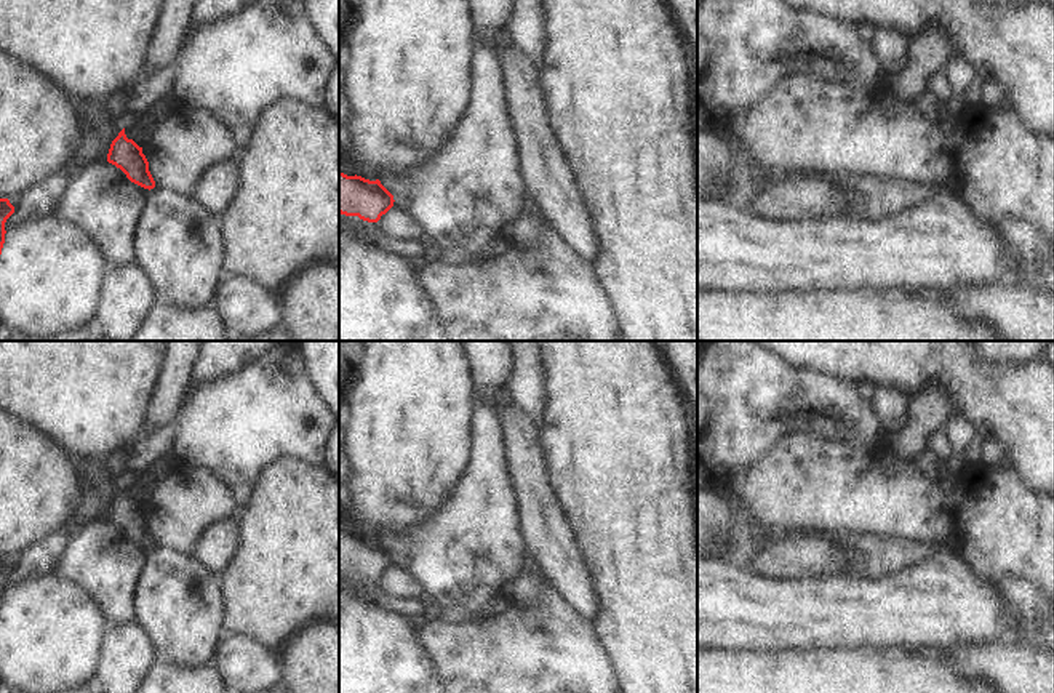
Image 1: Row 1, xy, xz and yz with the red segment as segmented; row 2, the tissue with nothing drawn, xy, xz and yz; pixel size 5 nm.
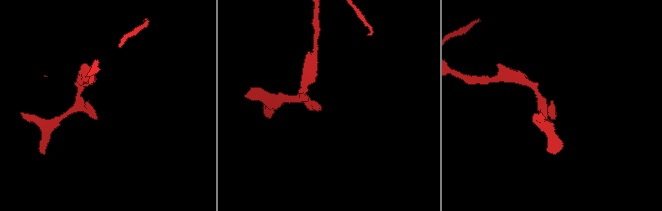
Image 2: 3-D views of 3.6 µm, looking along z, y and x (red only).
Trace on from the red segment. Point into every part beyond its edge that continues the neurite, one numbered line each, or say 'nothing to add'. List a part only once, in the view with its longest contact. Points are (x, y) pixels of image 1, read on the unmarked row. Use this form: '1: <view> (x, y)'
nothing to add

